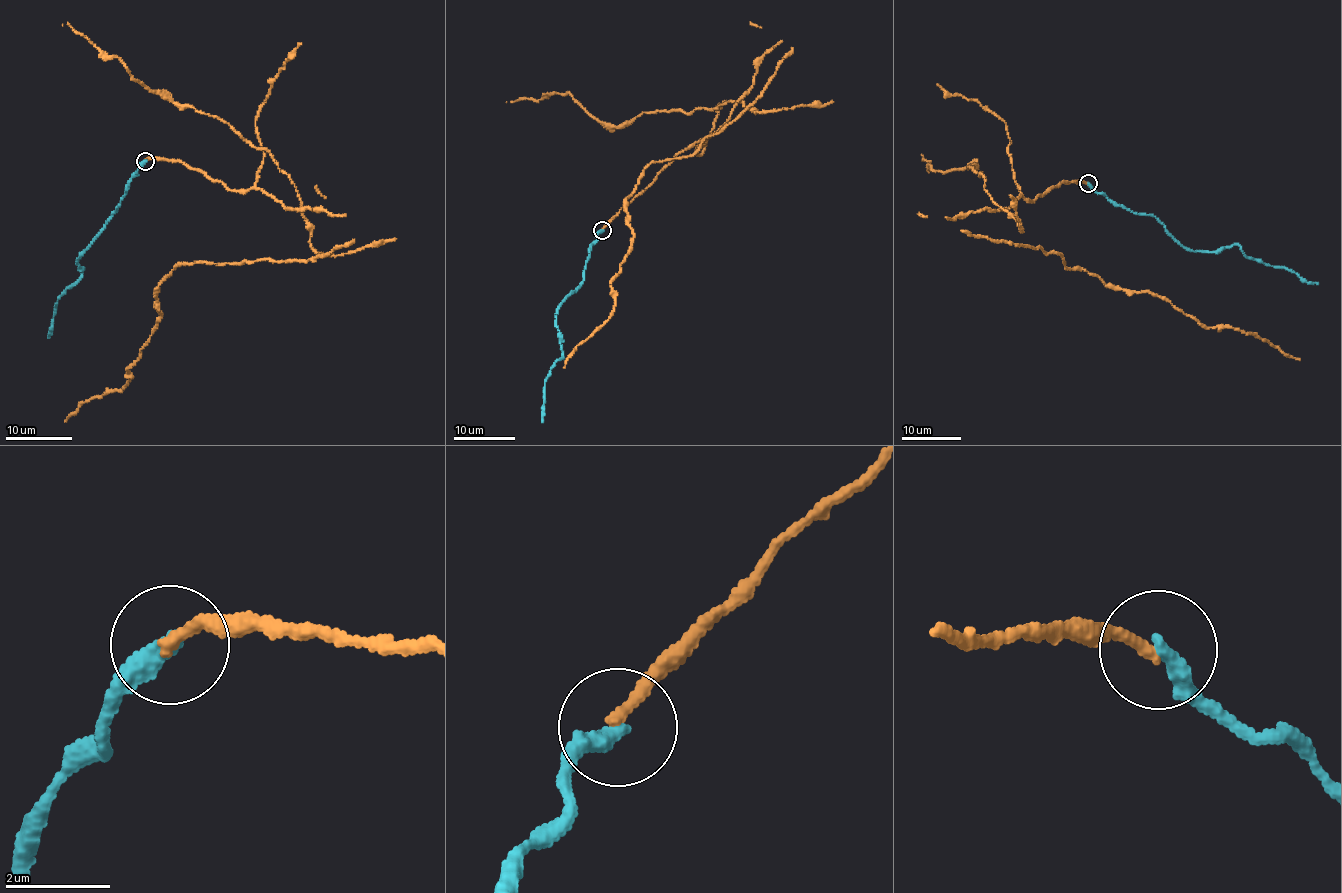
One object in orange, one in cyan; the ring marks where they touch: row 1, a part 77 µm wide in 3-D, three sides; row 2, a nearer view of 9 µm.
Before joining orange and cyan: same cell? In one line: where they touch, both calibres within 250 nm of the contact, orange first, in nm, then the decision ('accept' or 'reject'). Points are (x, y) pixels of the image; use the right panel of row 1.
at (1088, 183); 200 nm thick on the orange side, 360 nm on the other; accept

